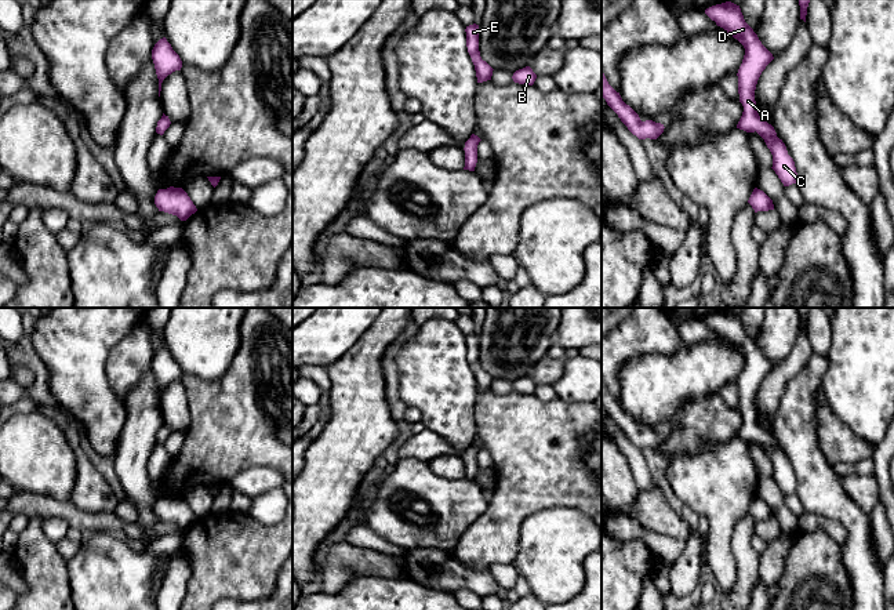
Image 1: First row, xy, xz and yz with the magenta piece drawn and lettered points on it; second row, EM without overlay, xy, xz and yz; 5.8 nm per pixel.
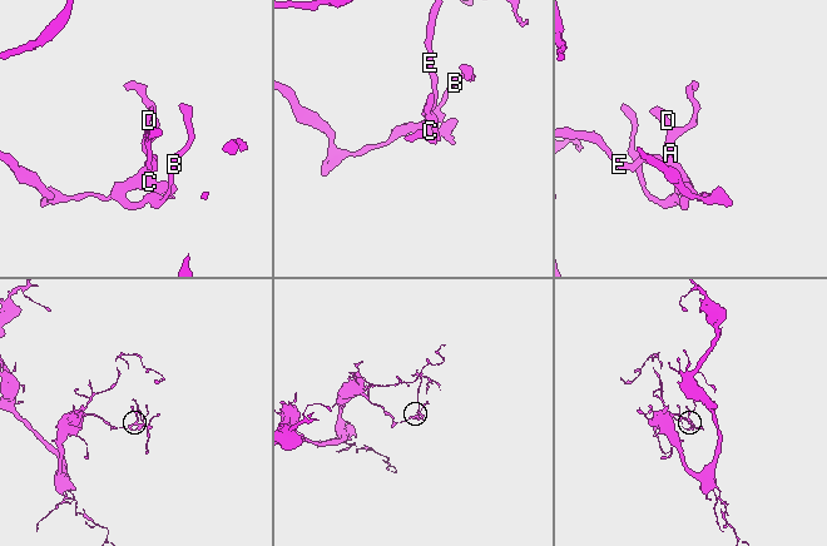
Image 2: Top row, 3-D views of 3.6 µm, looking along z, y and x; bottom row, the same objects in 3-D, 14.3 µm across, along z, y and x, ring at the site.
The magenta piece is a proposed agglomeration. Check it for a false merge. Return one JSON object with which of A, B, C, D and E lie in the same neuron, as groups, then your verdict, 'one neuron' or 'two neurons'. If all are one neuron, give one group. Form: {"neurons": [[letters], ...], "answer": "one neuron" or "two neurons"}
{"neurons": [["A", "B", "C", "D", "E"]], "answer": "one neuron"}

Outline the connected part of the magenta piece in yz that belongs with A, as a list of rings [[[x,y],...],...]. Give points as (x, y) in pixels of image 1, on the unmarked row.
[[[726,311],[705,319],[705,323],[723,337],[745,357],[742,373],[738,378],[738,403],[744,415],[737,437],[746,442],[757,442],[773,464],[773,479],[784,493],[796,493],[797,482],[793,468],[786,455],[777,446],[771,433],[763,431],[756,418],[755,399],[757,389],[766,375],[774,368],[773,363],[762,353],[753,338],[745,331],[739,315]]]

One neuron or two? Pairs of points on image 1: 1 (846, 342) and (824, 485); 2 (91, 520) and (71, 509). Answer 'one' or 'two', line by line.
1: two
2: one

